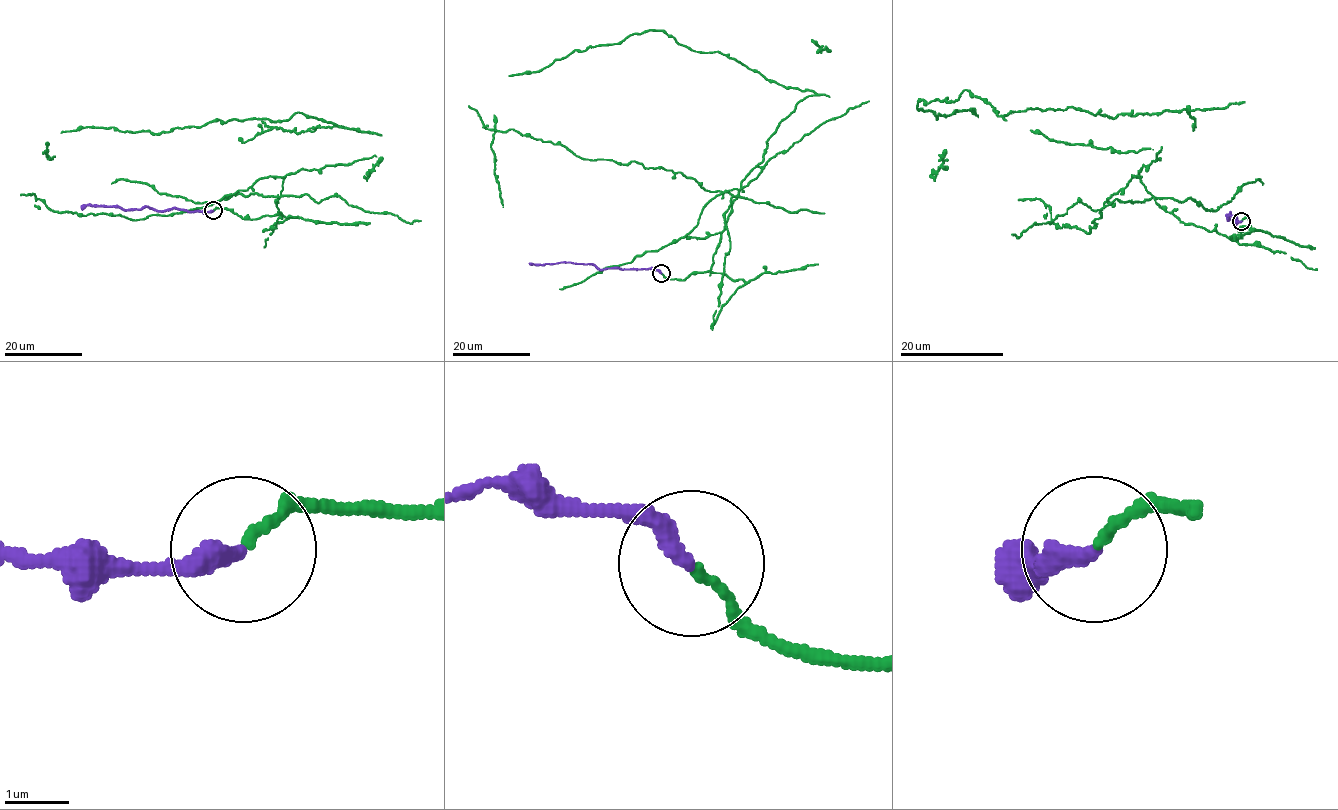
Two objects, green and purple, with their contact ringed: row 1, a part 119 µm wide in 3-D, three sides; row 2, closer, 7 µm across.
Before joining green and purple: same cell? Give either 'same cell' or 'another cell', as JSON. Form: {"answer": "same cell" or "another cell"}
{"answer": "same cell"}

